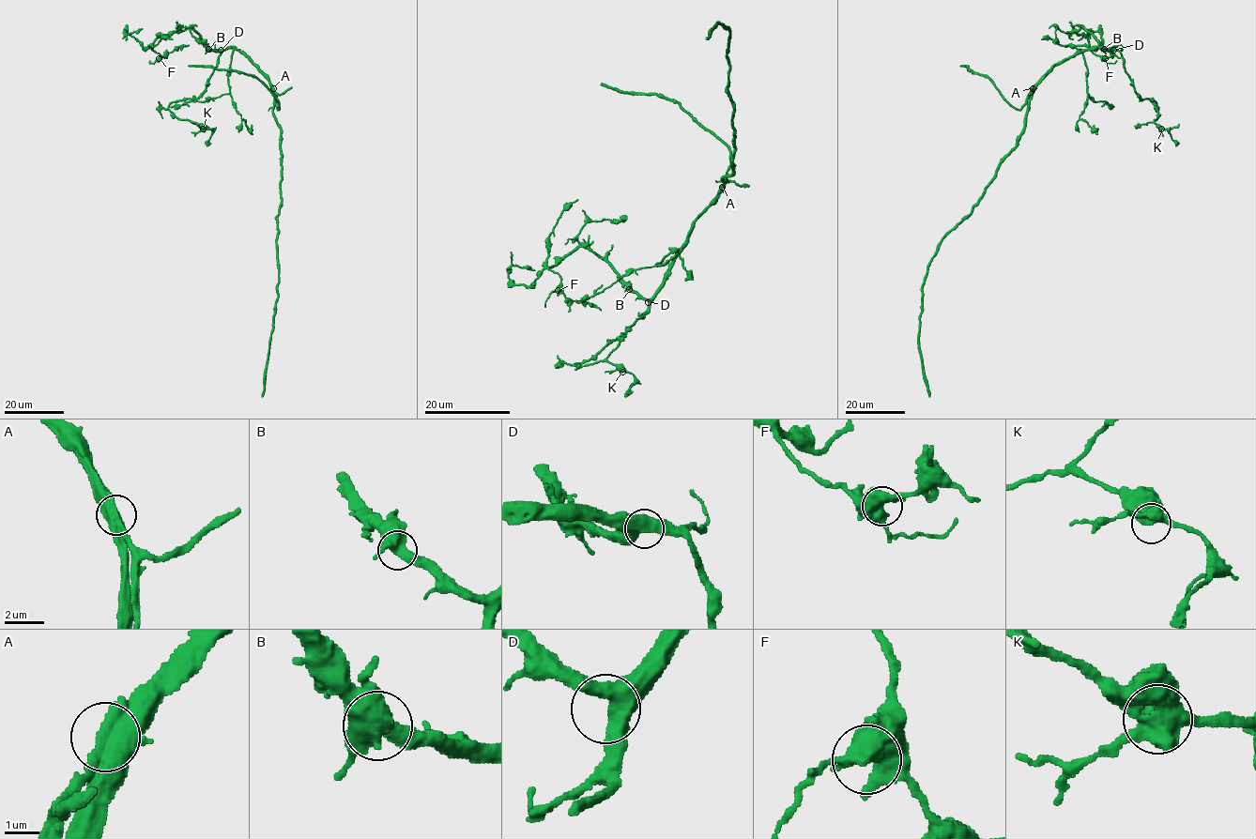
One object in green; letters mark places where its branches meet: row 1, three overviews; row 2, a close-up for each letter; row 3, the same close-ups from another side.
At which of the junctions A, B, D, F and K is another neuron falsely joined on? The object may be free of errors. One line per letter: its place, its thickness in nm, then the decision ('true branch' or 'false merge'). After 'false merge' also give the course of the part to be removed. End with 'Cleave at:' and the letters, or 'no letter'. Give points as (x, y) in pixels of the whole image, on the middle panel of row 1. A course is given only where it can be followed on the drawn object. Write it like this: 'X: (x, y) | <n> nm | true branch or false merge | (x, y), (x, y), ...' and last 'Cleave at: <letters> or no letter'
A: (722, 187) | 500 nm | false merge | (723, 187), (728, 167), (730, 149), (677, 102), (656, 95), (620, 91), (601, 83)
B: (629, 289) | 480 nm | true branch
D: (648, 302) | 500 nm | true branch
F: (558, 290) | 550 nm | true branch
K: (622, 372) | 500 nm | true branch
Cleave at: A

